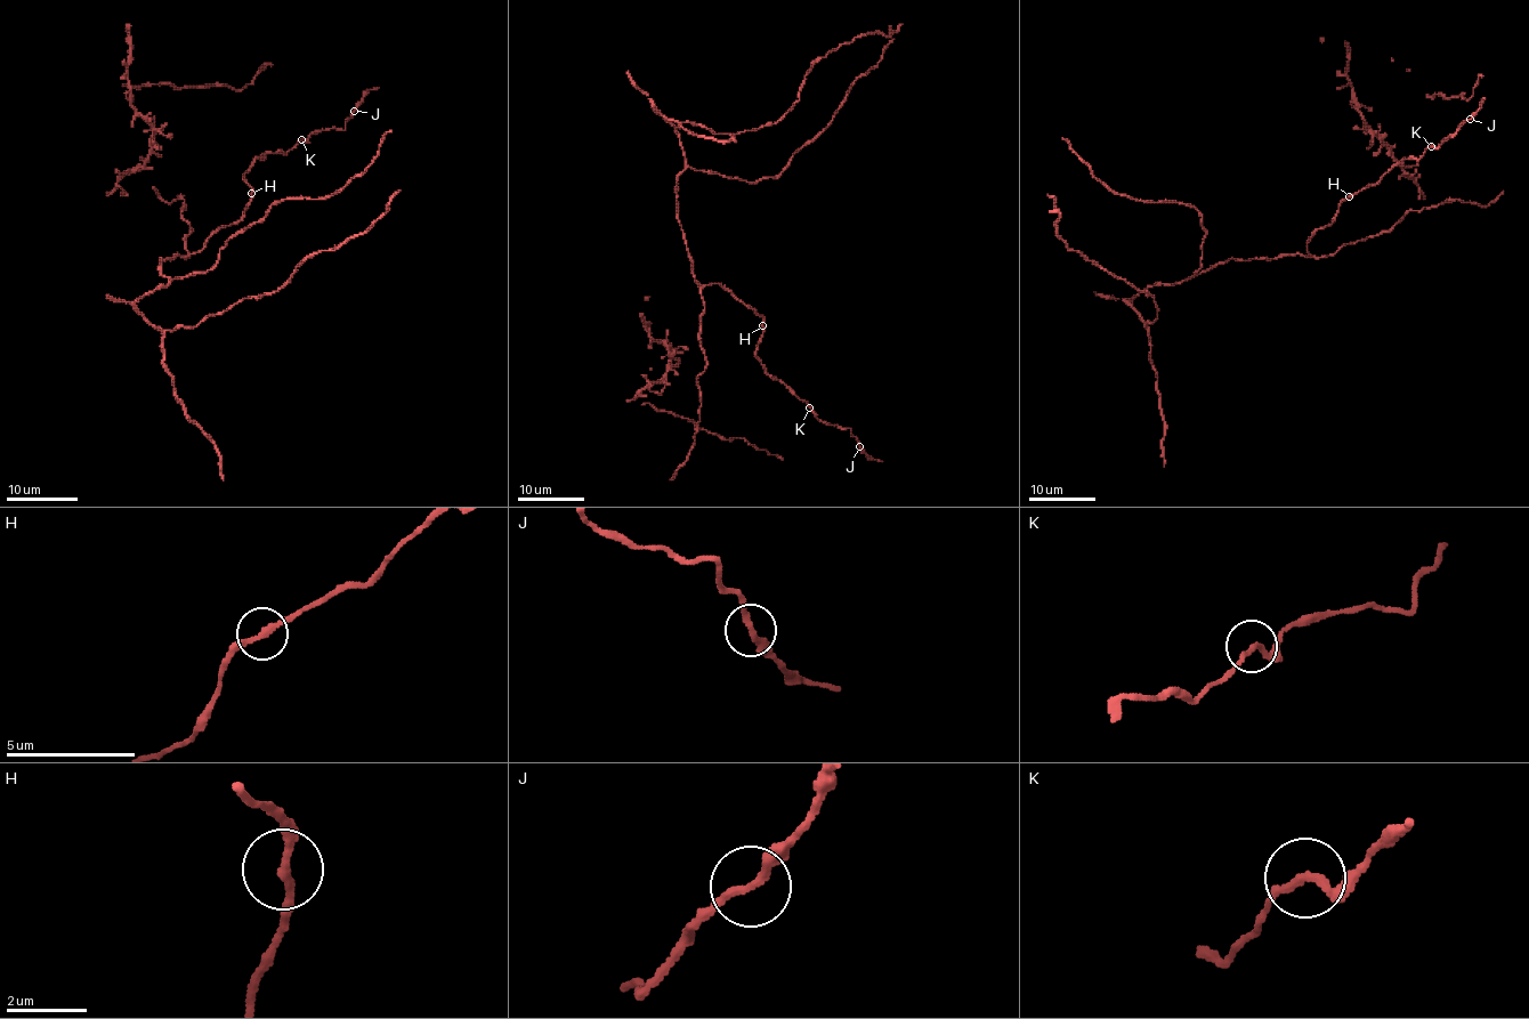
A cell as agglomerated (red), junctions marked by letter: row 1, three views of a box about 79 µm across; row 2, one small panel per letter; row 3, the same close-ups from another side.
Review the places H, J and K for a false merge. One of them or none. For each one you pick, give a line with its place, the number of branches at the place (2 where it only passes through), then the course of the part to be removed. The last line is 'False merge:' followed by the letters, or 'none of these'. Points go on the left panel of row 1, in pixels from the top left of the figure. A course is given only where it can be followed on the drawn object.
False merge: none of these

